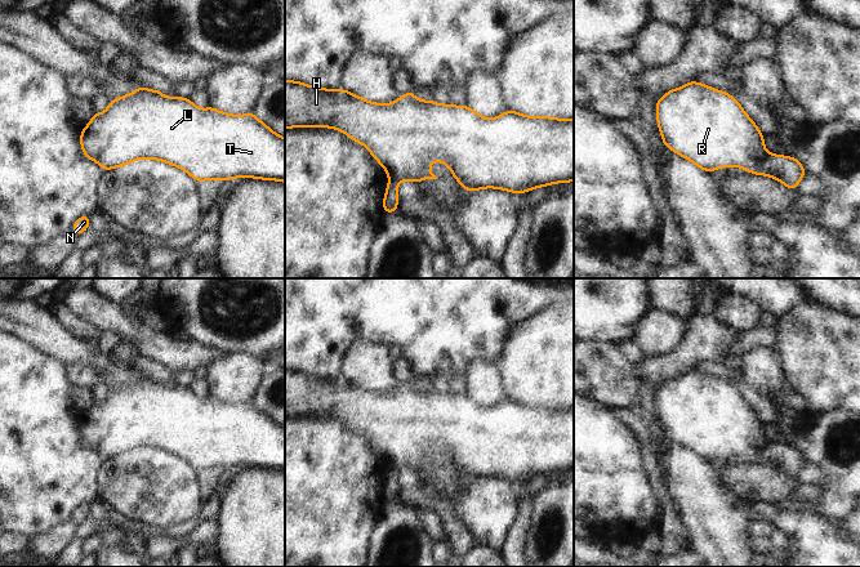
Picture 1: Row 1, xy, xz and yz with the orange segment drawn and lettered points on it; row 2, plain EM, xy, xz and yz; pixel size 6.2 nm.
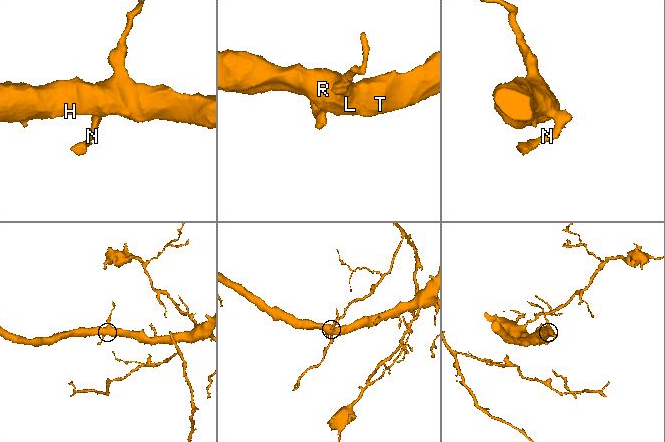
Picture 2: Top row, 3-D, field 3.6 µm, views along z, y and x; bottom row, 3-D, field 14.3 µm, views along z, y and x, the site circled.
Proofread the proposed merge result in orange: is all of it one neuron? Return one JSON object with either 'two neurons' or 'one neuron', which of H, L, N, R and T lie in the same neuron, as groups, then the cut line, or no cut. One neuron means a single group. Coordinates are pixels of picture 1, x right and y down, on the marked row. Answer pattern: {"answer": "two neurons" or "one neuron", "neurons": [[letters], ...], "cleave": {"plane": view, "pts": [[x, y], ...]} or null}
{"answer": "one neuron", "neurons": [["H", "L", "N", "R", "T"]], "cleave": null}

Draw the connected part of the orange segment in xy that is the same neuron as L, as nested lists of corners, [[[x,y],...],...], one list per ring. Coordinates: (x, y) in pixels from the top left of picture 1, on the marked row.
[[[139,85],[133,94],[111,99],[104,113],[94,111],[79,137],[84,156],[106,171],[151,159],[184,170],[196,182],[257,178],[285,183],[285,138],[253,112],[230,115],[213,106],[201,110],[190,98],[168,98]]]

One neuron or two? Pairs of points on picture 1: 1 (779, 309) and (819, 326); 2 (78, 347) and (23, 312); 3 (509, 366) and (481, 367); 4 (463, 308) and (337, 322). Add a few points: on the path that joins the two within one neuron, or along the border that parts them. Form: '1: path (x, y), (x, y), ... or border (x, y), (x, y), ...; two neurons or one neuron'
1: border (809, 300), (797, 303), (779, 320); two neurons
2: path (65, 347), (36, 325); one neuron
3: border (498, 364), (508, 396); two neurons
4: path (431, 306), (365, 306); one neuron

